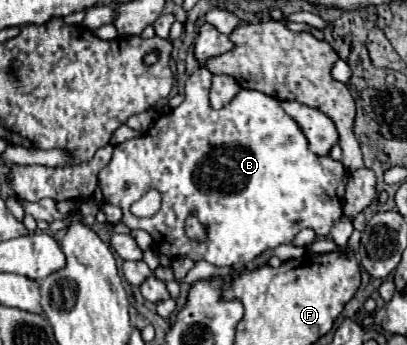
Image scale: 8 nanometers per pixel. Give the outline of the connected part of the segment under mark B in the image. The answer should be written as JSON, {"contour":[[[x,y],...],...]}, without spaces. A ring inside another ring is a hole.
{"contour":[[[198,68],[186,80],[184,90],[184,102],[168,114],[162,114],[156,124],[142,134],[142,138],[130,138],[122,144],[116,144],[112,160],[98,174],[98,184],[104,200],[108,204],[120,206],[124,212],[120,222],[132,230],[146,230],[152,236],[156,250],[170,258],[188,256],[194,262],[206,260],[214,266],[246,264],[270,248],[290,244],[302,228],[314,228],[318,236],[328,236],[332,224],[342,216],[344,182],[340,178],[340,194],[336,198],[336,174],[332,170],[324,170],[326,162],[336,164],[336,160],[330,156],[318,156],[308,150],[304,138],[300,140],[300,136],[296,136],[296,122],[282,112],[280,102],[256,90],[240,90],[230,104],[226,104],[222,110],[214,110],[208,98],[210,72],[206,68]],[[194,174],[208,178],[206,182],[196,182]],[[148,190],[158,190],[162,194],[162,206],[158,214],[152,218],[132,216],[130,204],[140,200]],[[192,212],[202,224],[208,226],[206,242],[194,242],[184,234],[184,222]]]}

